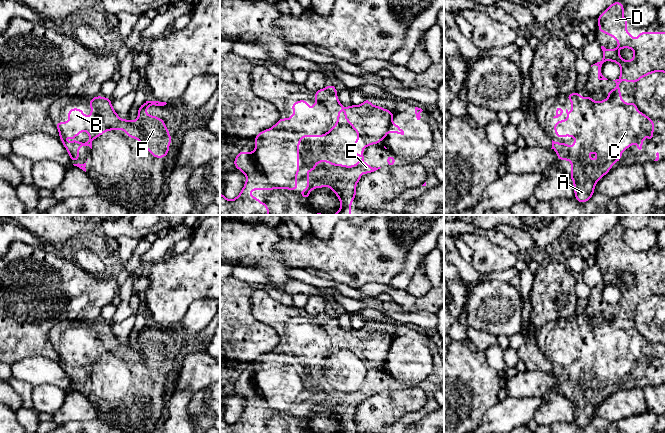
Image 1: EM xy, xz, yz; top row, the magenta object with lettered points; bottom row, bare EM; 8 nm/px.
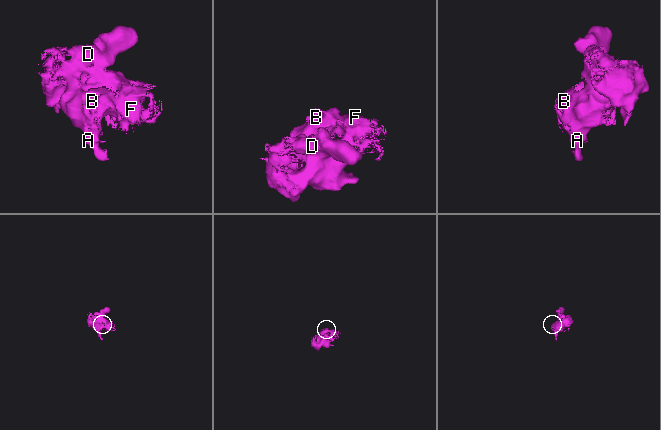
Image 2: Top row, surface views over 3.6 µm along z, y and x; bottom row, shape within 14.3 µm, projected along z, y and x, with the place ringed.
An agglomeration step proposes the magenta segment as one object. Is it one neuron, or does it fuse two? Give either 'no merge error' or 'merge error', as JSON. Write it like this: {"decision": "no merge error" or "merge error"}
{"decision": "no merge error"}

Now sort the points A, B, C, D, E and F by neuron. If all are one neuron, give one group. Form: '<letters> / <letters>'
A B C D E F

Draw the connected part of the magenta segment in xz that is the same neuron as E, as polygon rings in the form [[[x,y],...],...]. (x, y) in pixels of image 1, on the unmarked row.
[[[333,308],[313,317],[316,327],[312,330],[312,335],[309,334],[309,328],[304,323],[292,327],[291,332],[295,335],[292,342],[280,342],[273,351],[258,357],[254,362],[256,366],[255,374],[246,377],[242,373],[234,382],[233,389],[242,395],[247,403],[240,418],[234,424],[228,424],[220,417],[220,433],[269,433],[267,427],[261,427],[257,421],[252,421],[249,416],[251,414],[272,415],[275,412],[293,415],[297,413],[298,403],[294,400],[299,398],[299,368],[301,362],[328,359],[338,349],[339,335],[342,332],[345,334],[345,345],[349,346],[359,359],[353,371],[354,379],[361,380],[362,383],[354,390],[336,389],[328,384],[316,385],[313,394],[306,393],[306,400],[309,402],[307,412],[298,416],[298,419],[307,424],[312,413],[328,410],[339,422],[342,429],[340,433],[351,433],[351,426],[355,424],[356,420],[356,408],[364,401],[360,397],[364,395],[367,399],[381,392],[372,392],[371,389],[364,387],[363,373],[370,368],[377,369],[379,365],[383,365],[390,354],[401,359],[404,359],[404,355],[392,346],[393,336],[377,329],[372,330],[368,321],[361,329],[344,331],[338,324],[336,311]]]

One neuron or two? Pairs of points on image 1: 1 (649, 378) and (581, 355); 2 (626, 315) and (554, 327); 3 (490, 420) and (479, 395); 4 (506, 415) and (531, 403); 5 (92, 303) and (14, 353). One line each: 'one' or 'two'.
1: one
2: one
3: two
4: one
5: one

